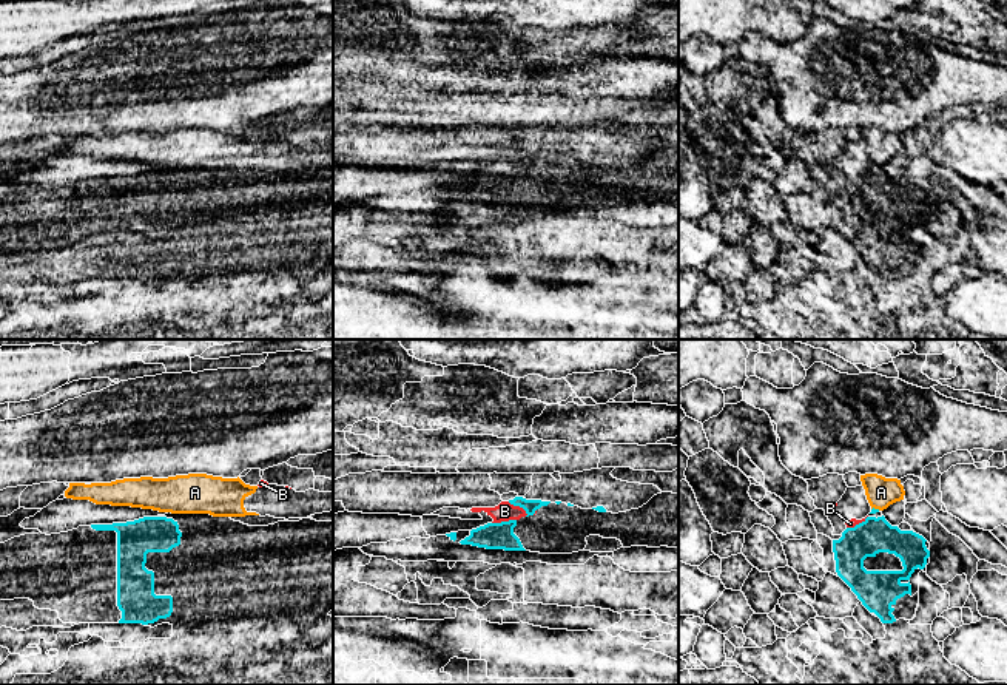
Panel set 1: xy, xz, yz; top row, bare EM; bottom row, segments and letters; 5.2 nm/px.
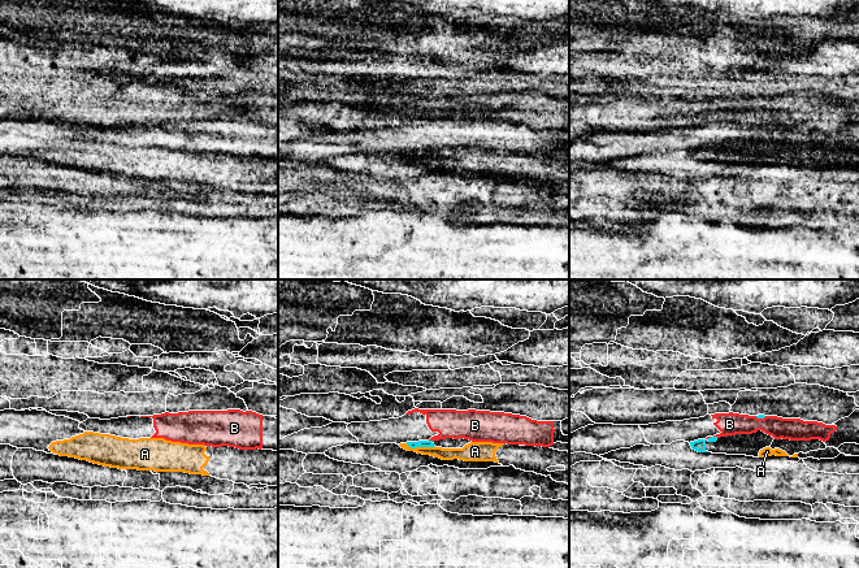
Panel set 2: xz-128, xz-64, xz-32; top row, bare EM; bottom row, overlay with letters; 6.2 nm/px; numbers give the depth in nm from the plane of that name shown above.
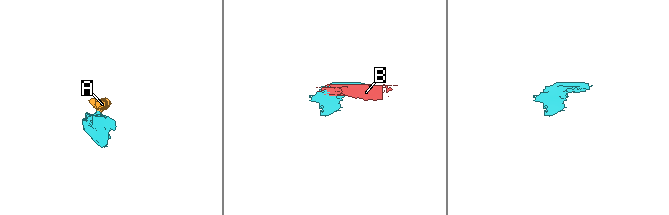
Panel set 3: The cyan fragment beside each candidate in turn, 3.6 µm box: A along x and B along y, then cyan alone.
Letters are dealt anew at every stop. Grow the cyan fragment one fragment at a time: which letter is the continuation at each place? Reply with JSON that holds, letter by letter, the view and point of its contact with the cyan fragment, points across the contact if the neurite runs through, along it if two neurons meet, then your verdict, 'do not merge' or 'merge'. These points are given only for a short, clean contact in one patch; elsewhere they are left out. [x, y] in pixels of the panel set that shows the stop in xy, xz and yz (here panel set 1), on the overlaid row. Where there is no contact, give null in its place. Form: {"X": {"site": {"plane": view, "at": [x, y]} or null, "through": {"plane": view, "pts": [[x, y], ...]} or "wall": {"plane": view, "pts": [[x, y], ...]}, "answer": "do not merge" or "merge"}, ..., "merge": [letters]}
{"A": {"site": {"plane": "yz", "at": [876, 509]}, "wall": {"plane": "yz", "pts": [[872, 508], [879, 509]]}, "answer": "do not merge"}, "B": {"site": {"plane": "xz", "at": [503, 522]}, "answer": "do not merge"}, "merge": []}

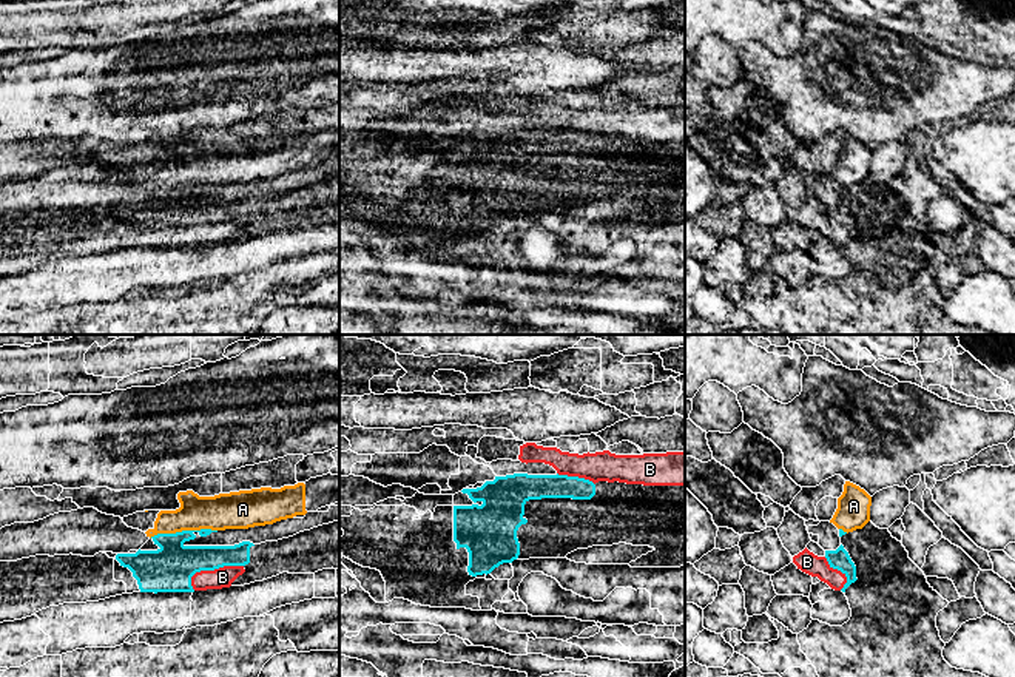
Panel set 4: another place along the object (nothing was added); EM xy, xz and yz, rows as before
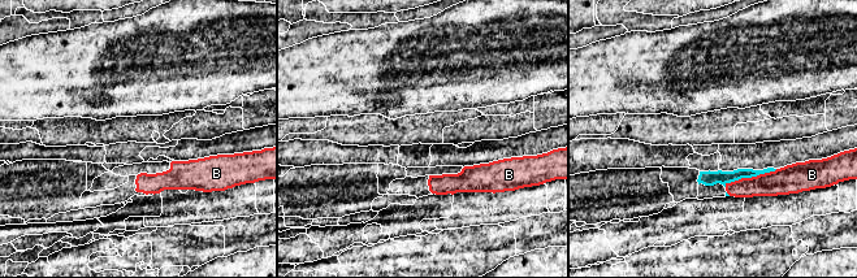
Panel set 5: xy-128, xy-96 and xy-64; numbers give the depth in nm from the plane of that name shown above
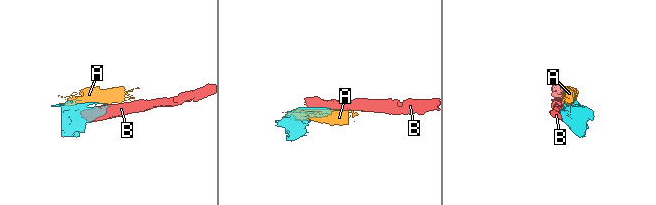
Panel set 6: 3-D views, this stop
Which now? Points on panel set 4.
{"A": {"site": {"plane": "xy", "at": [182, 531]}, "answer": "do not merge"}, "B": {"site": {"plane": "xy", "at": [213, 569]}, "through": {"plane": "xy", "pts": [[168, 569], [213, 569], [222, 577]]}, "answer": "merge"}, "merge": ["B"]}

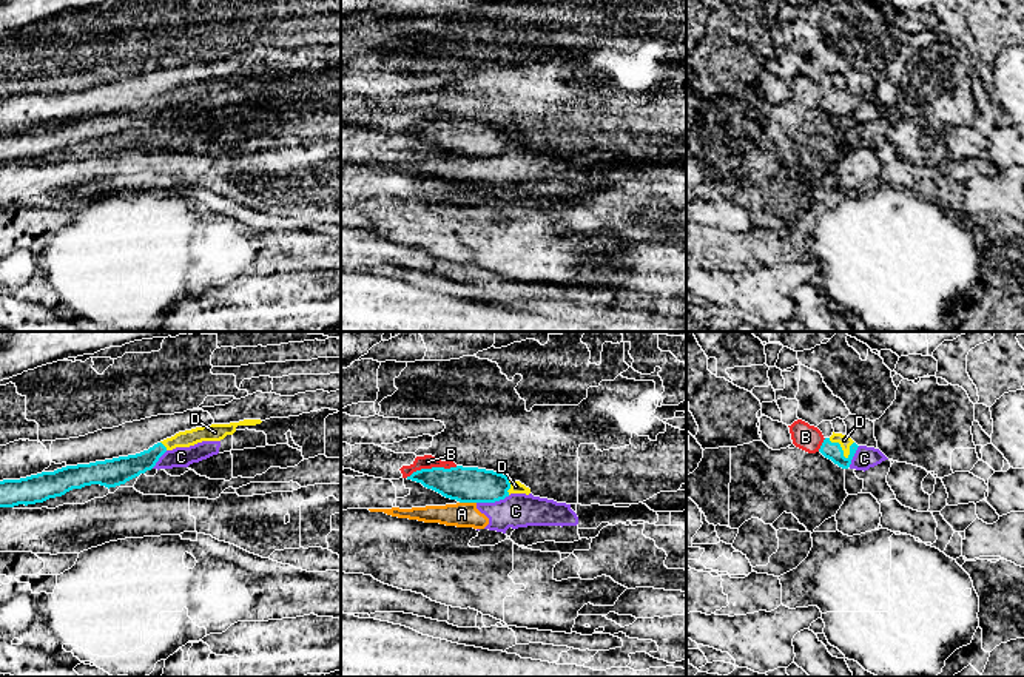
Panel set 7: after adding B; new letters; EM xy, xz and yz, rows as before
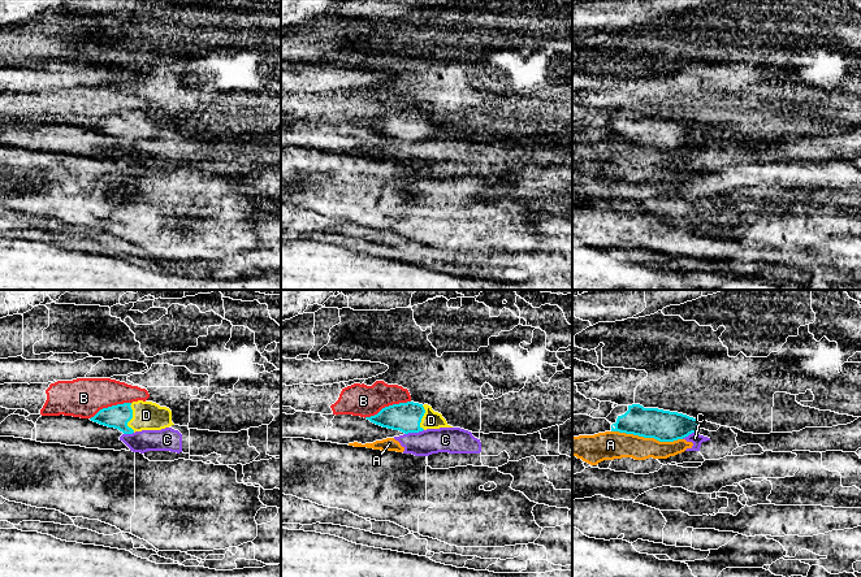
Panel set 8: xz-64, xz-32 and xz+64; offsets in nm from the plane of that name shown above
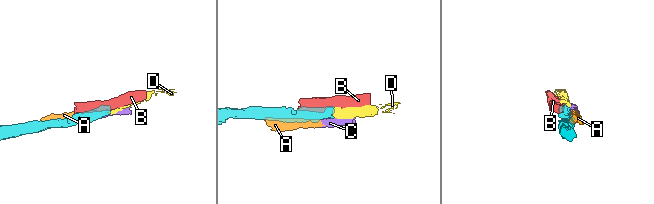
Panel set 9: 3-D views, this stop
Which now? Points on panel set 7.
{"A": {"site": {"plane": "xz", "at": [468, 501]}, "answer": "do not merge"}, "B": {"site": {"plane": "xz", "at": [432, 468]}, "wall": {"plane": "xz", "pts": [[457, 466], [421, 468], [406, 477]]}, "answer": "do not merge"}, "C": {"site": {"plane": "xz", "at": [492, 501]}, "wall": {"plane": "xz", "pts": [[509, 495], [494, 501], [477, 503]]}, "answer": "do not merge"}, "D": {"site": {"plane": "yz", "at": [841, 447]}, "through": {"plane": "yz", "pts": [[832, 451], [841, 447], [845, 441]]}, "answer": "merge"}, "merge": ["D"]}

